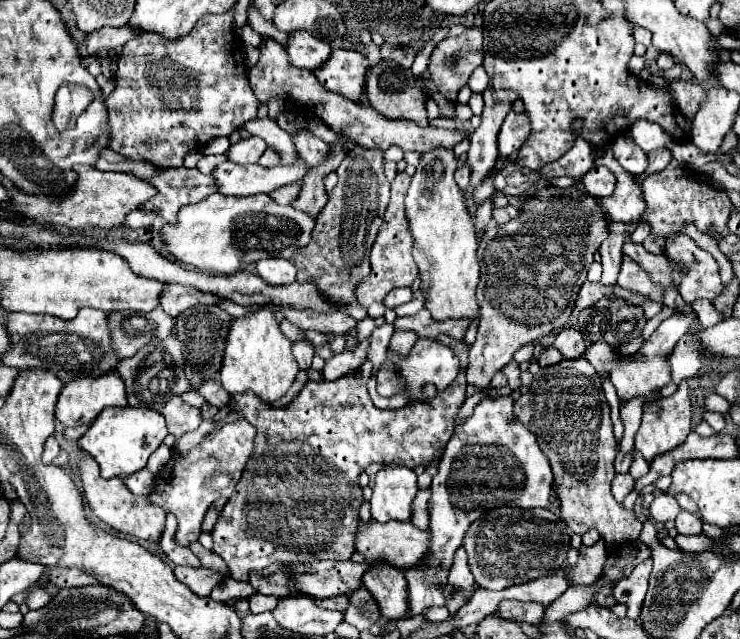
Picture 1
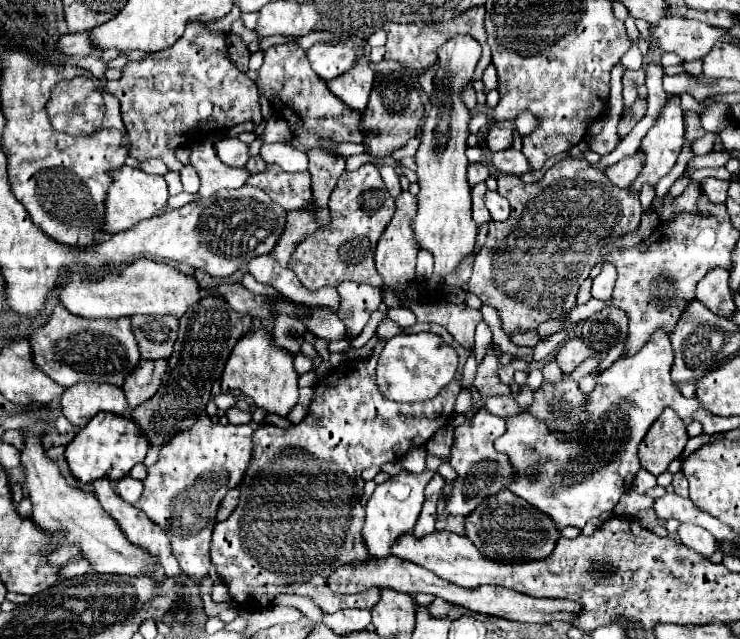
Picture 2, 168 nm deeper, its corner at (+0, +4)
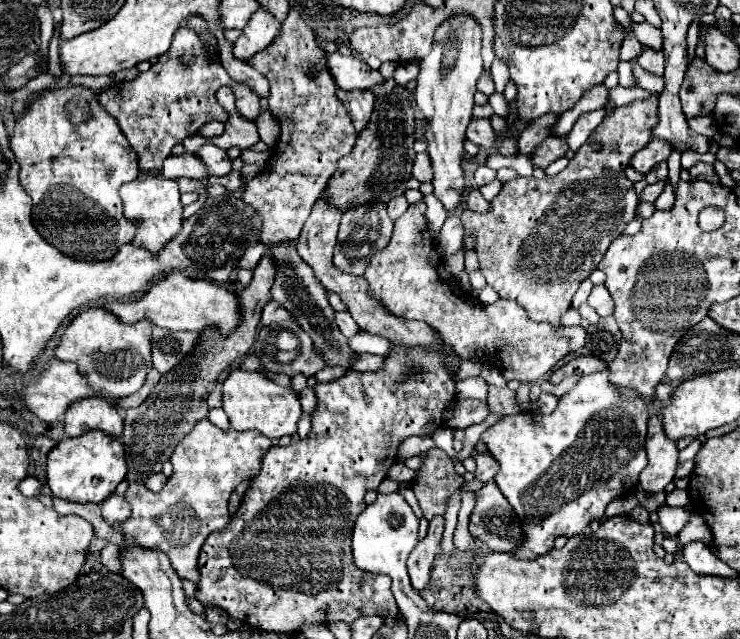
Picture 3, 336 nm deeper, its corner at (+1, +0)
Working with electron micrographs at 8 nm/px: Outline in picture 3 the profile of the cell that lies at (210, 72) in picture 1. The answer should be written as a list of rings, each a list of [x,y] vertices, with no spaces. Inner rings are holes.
[[[180,27],[172,39],[172,47],[168,53],[164,53],[164,57],[160,57],[146,73],[140,73],[134,81],[112,85],[100,91],[98,101],[110,115],[116,117],[122,133],[138,153],[140,167],[160,171],[164,157],[170,155],[174,145],[198,133],[200,127],[210,121],[228,121],[228,111],[216,101],[216,91],[222,85],[232,87],[238,113],[248,121],[256,121],[260,115],[260,97],[246,83],[228,77],[206,41],[202,41],[192,29]]]

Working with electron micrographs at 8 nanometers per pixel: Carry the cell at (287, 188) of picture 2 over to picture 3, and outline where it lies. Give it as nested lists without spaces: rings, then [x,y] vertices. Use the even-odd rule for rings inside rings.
[[[292,7],[272,45],[246,61],[268,79],[269,109],[280,123],[280,139],[272,147],[268,165],[264,165],[242,191],[242,199],[262,217],[264,245],[294,241],[300,235],[312,205],[336,171],[338,159],[352,149],[354,127],[344,105],[340,105],[340,99],[336,97],[336,85],[324,65],[326,59],[328,53],[316,45],[312,29]]]

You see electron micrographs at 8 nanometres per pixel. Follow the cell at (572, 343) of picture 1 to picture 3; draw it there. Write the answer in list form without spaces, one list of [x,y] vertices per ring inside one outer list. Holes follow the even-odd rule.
[[[574,355],[566,365],[562,365],[560,369],[556,369],[550,375],[550,381],[552,383],[560,383],[568,375],[590,375],[590,373],[598,373],[598,371],[604,371],[604,369],[606,369],[606,363],[600,361],[598,357]]]

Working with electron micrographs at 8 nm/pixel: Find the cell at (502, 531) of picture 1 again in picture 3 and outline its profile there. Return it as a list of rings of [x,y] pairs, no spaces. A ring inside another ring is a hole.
[[[494,481],[484,485],[476,495],[470,535],[492,551],[518,551],[524,543],[522,523]]]

